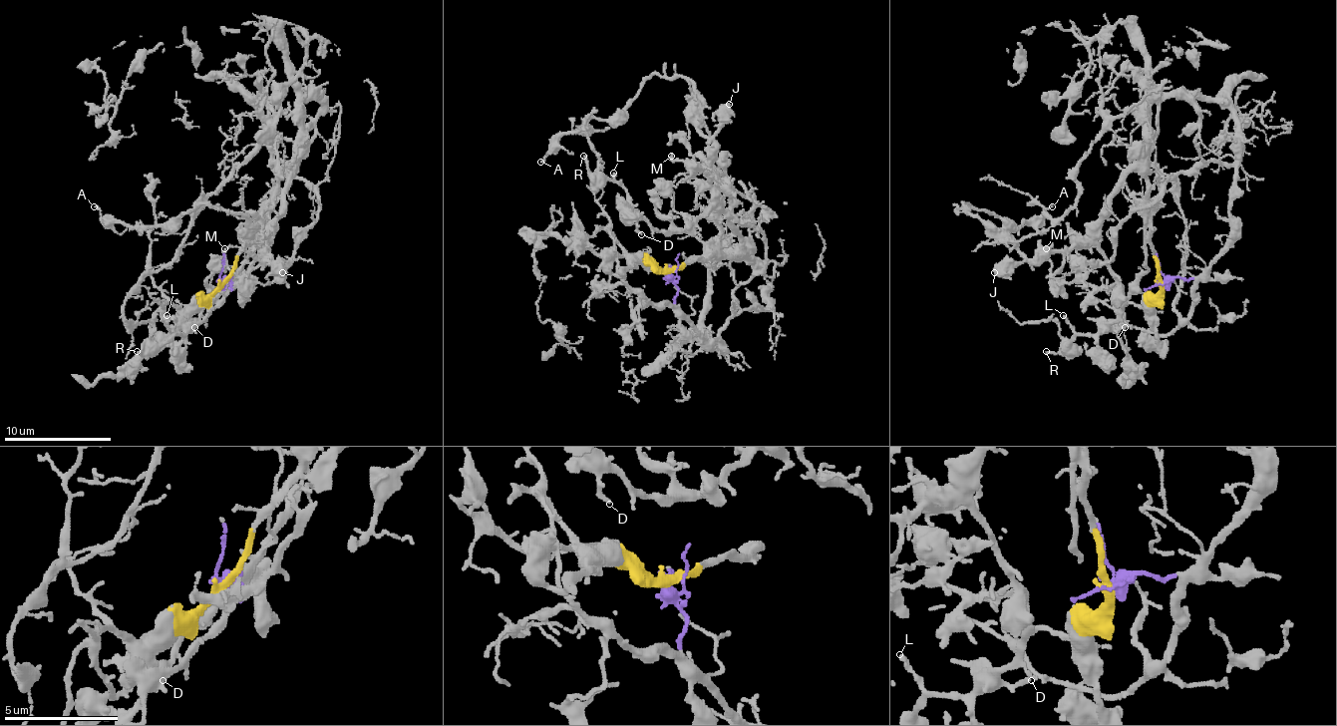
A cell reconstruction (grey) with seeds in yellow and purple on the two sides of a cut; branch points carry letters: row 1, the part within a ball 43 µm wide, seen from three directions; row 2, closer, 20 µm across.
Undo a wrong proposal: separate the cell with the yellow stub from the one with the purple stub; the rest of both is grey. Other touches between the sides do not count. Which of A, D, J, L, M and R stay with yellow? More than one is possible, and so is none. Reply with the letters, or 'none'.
A, D, J, L, M, R

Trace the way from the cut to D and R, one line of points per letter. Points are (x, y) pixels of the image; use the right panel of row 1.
D: (1163, 283), (1147, 181), (1131, 171), (1099, 227), (1099, 251), (1123, 294), (1110, 324), (1126, 327)
R: (1163, 283), (1147, 181), (1131, 171), (1099, 227), (1123, 310), (1096, 335), (1045, 351)

